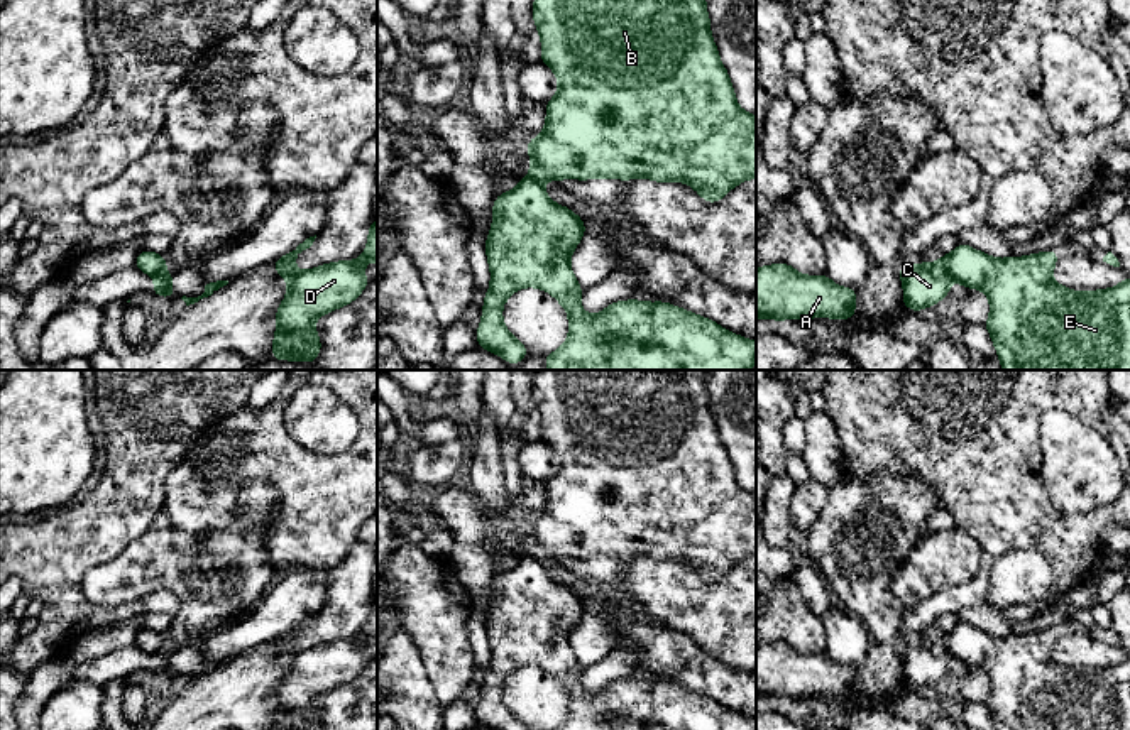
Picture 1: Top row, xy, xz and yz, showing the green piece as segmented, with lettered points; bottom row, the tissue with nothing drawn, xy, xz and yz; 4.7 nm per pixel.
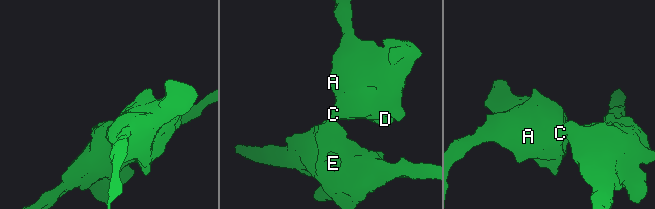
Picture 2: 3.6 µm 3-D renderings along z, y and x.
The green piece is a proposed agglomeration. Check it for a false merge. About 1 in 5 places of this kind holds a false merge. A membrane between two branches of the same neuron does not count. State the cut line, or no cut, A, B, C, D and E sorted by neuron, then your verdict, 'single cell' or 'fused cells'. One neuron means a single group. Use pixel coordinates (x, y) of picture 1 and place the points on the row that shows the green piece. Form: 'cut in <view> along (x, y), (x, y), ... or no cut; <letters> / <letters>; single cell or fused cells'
cut in yz along (934, 264), (951, 276); A B C D / E; fused cells

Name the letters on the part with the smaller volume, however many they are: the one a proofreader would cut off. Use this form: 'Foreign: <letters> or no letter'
Foreign: A, B, C, D

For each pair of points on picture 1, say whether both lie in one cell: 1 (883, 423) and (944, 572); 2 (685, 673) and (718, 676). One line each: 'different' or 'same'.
1: different
2: same

